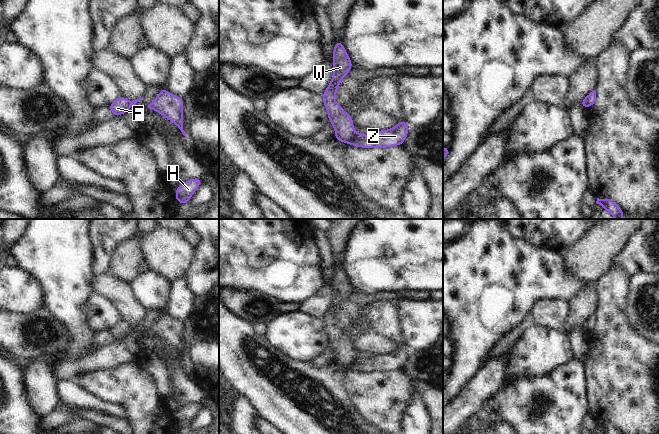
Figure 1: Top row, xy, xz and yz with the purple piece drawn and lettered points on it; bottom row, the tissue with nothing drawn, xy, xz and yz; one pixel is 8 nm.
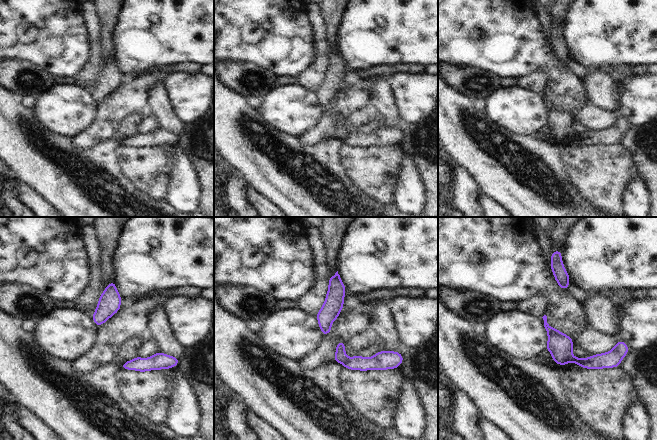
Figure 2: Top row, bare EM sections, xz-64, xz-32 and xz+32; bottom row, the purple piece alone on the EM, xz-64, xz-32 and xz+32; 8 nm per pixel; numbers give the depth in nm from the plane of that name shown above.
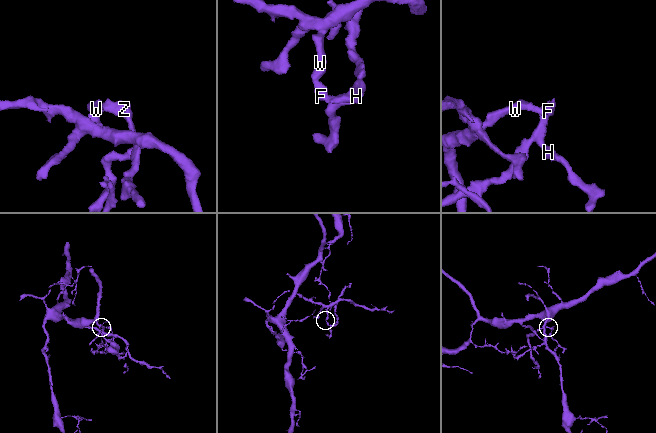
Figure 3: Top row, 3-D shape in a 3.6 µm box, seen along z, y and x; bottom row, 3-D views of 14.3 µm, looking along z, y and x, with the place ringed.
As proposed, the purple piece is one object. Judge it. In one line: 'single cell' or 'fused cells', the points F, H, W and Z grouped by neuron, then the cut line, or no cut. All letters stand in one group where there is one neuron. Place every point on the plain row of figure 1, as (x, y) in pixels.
fused cells; F W / H Z; cut in xz along (356, 356), (347, 367)

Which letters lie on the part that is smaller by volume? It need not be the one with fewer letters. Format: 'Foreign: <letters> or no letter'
Foreign: H, Z

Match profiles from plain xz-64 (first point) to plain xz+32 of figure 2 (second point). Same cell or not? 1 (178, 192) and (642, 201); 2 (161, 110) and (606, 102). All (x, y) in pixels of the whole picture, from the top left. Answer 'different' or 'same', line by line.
1: same
2: same

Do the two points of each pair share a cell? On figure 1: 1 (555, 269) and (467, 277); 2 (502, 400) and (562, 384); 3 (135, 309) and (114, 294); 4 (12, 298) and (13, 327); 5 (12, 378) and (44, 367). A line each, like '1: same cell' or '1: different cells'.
1: same cell
2: same cell
3: same cell
4: different cells
5: different cells

